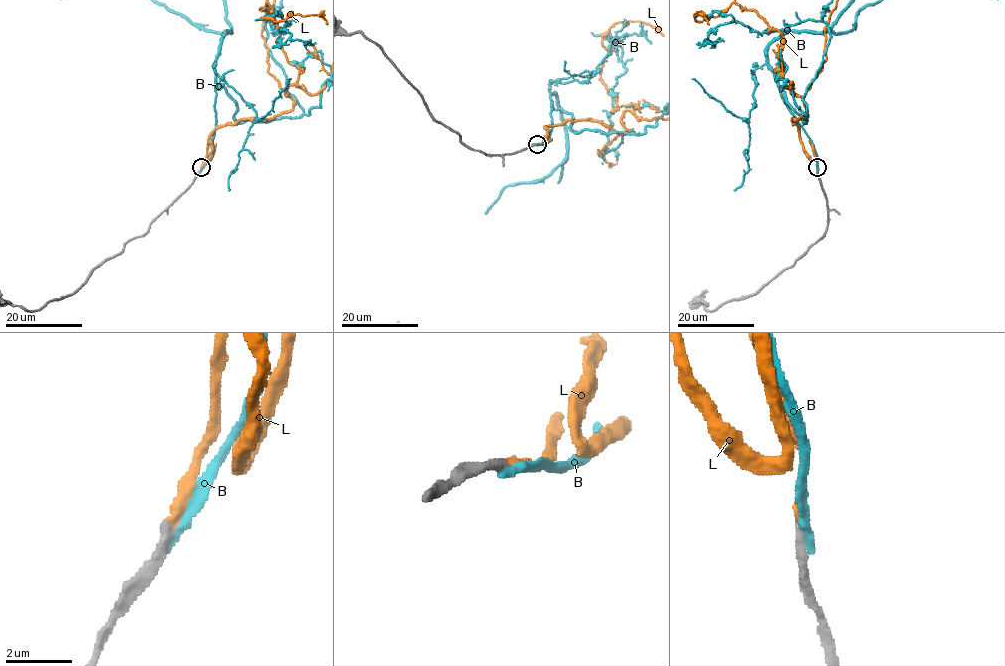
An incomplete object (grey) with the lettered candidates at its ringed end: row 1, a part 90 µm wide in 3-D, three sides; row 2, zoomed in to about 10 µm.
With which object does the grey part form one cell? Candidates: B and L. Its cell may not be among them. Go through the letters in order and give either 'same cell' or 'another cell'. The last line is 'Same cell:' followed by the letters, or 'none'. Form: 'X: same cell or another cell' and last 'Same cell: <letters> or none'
B: another cell
L: same cell
Same cell: L

